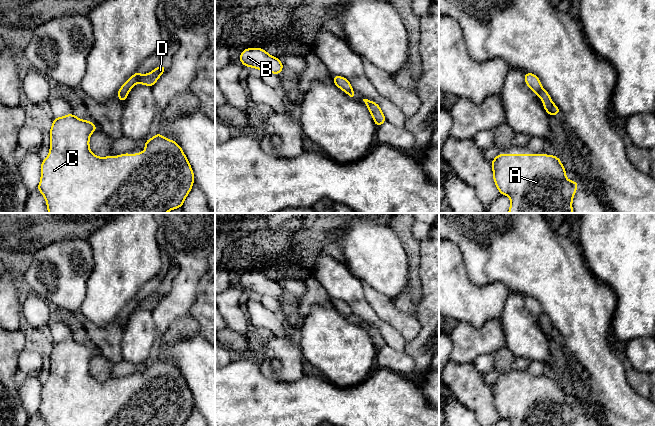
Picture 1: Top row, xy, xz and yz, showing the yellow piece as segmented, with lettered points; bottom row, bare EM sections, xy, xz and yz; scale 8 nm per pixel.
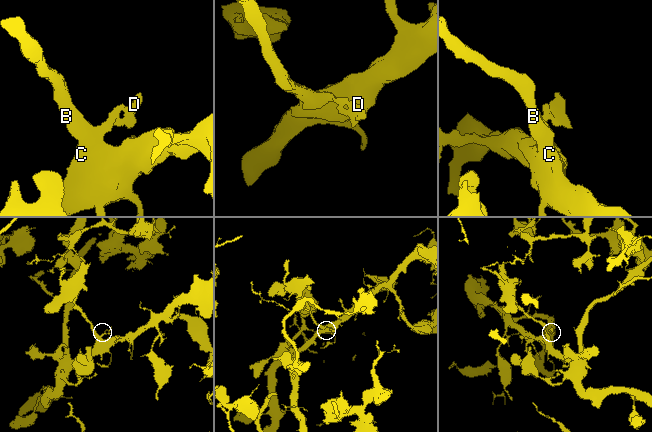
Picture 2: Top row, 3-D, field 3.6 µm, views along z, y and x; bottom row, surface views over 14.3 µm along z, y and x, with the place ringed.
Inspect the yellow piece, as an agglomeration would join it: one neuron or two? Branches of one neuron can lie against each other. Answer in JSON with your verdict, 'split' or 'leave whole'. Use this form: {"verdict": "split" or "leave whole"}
{"verdict": "split"}

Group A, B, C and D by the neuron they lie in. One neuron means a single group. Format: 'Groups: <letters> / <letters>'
Groups: A B C / D

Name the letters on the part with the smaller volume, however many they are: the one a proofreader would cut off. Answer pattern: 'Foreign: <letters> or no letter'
Foreign: D

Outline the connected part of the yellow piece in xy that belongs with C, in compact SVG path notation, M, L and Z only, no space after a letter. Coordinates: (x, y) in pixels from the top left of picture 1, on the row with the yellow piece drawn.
M74 114L53 118L53 125L49 130L50 152L42 161L41 180L37 188L44 195L48 213L167 213L182 207L195 177L177 142L159 133L144 143L144 152L100 158L89 148L90 136L97 129L94 123L81 120Z

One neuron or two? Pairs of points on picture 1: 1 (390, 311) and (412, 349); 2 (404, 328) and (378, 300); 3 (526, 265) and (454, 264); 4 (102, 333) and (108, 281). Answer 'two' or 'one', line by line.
1: two
2: one
3: two
4: two

